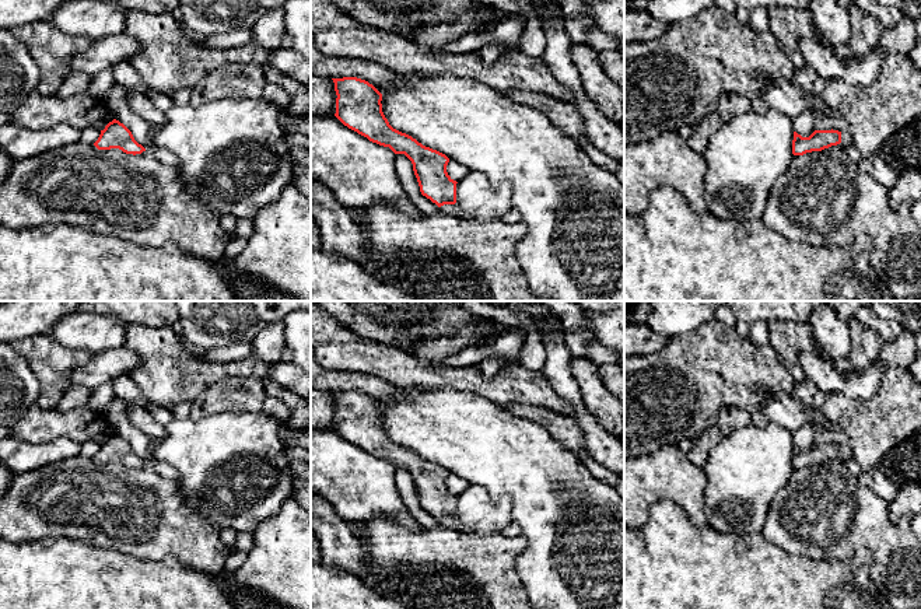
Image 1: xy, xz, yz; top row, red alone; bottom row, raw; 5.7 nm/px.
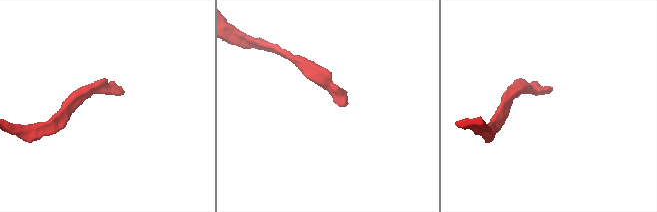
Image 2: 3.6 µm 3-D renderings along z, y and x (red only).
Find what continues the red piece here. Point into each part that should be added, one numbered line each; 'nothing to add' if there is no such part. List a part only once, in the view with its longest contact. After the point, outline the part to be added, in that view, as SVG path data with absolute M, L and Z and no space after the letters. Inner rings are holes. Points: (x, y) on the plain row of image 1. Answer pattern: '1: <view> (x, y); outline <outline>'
1: xz (450, 522); outline M444 518L440 521L444 526L455 529L455 531L462 531L459 521L455 518Z

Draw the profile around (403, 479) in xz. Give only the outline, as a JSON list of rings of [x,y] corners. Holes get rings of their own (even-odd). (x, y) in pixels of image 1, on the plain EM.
[[[405,468],[395,469],[395,483],[409,514],[424,528],[434,528],[441,522],[421,508],[412,475]]]

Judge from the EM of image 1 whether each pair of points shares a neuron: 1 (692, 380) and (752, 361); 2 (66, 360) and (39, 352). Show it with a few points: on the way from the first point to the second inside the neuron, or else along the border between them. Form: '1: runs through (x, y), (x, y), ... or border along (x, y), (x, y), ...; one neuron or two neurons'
1: runs through (707, 368), (736, 366); one neuron
2: runs through (59, 360), (49, 360), (46, 357); one neuron

